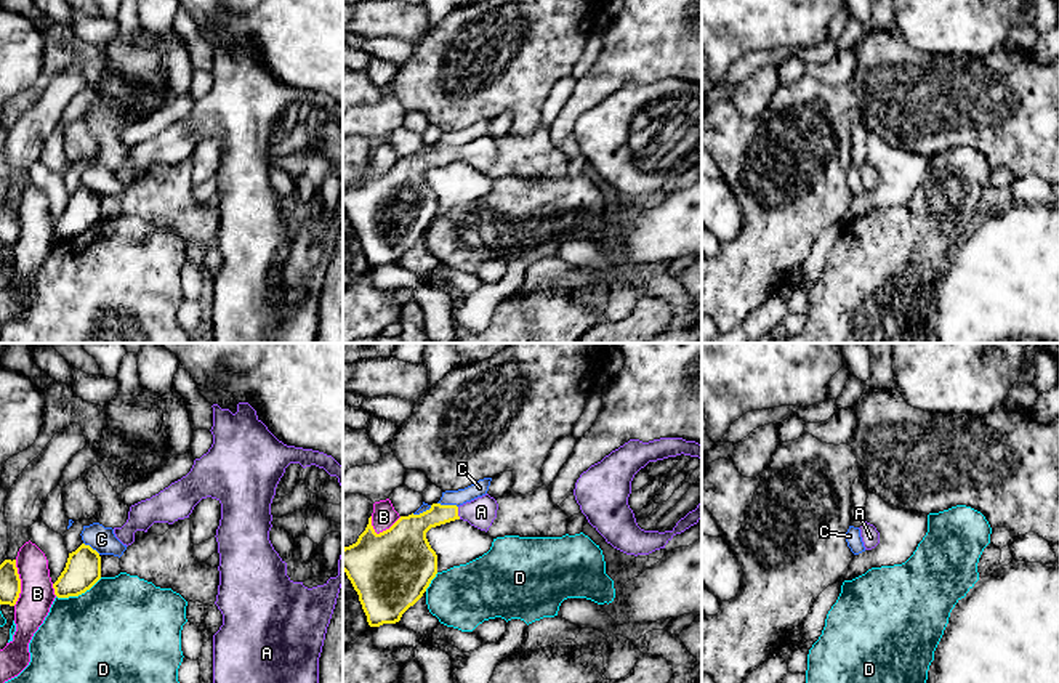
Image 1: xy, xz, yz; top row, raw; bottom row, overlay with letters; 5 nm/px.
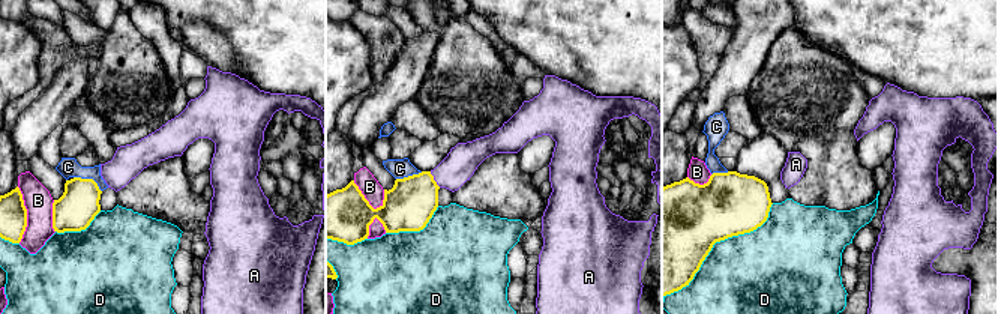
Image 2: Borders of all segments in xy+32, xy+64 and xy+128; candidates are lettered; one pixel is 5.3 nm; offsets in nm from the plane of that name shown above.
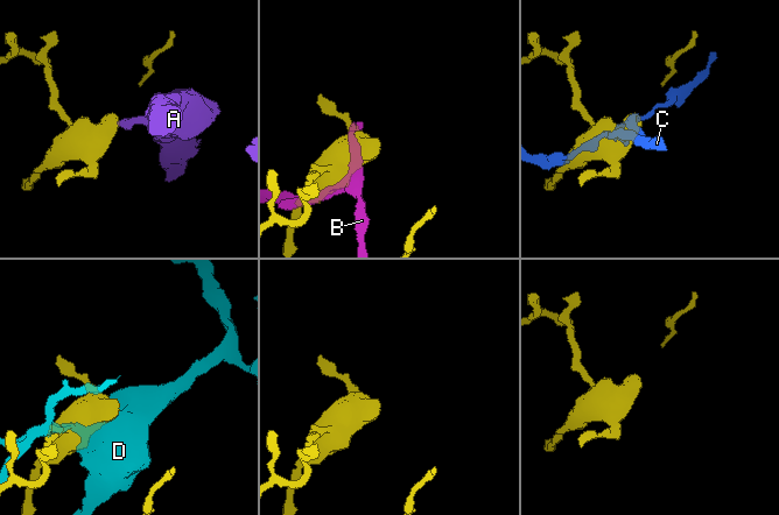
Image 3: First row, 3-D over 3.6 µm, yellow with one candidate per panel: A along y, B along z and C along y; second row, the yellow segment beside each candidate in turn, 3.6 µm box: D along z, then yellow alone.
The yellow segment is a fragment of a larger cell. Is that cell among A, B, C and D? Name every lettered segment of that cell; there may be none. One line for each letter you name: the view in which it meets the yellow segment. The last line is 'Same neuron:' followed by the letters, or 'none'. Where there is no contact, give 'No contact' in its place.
A: Touches yellow in xz
Same neuron: A

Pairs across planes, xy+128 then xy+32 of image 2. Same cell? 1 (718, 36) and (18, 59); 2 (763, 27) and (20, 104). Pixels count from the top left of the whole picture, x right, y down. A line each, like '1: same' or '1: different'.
1: different
2: different

